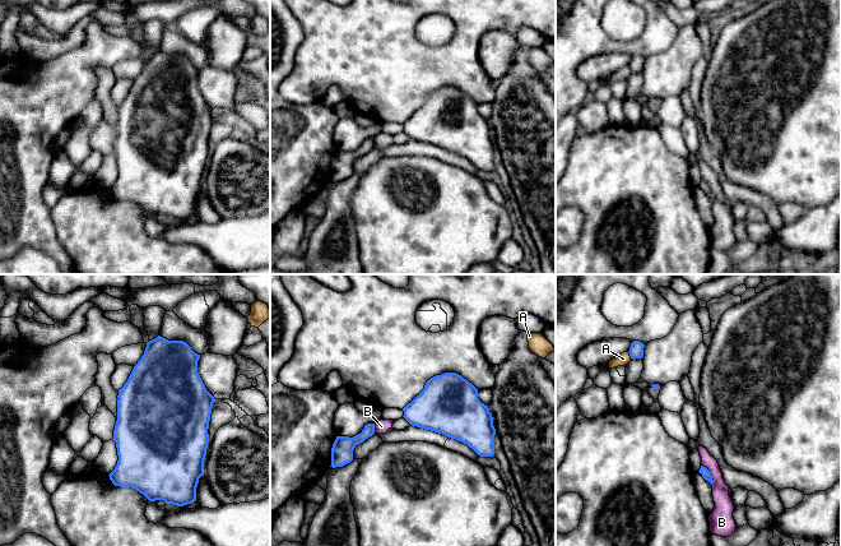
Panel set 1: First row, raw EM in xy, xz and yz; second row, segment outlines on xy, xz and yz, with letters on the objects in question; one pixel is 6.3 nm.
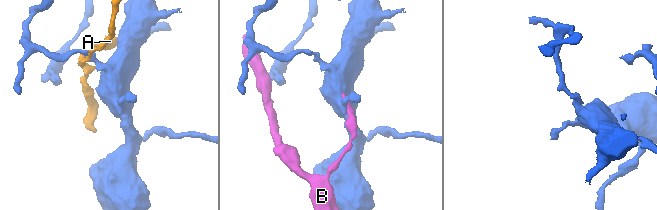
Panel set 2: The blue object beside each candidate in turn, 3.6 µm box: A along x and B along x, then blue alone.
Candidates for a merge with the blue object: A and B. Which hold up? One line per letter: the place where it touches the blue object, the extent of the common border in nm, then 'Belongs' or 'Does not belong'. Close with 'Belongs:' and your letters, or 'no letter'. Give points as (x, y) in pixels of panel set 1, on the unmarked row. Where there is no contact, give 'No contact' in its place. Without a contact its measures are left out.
A: Touches blue at yz (630, 69). Shared border 60 nm. Does not belong
B: Touches blue at yz (710, 188). Shared border 150 nm. Does not belong
Belongs: no letter

